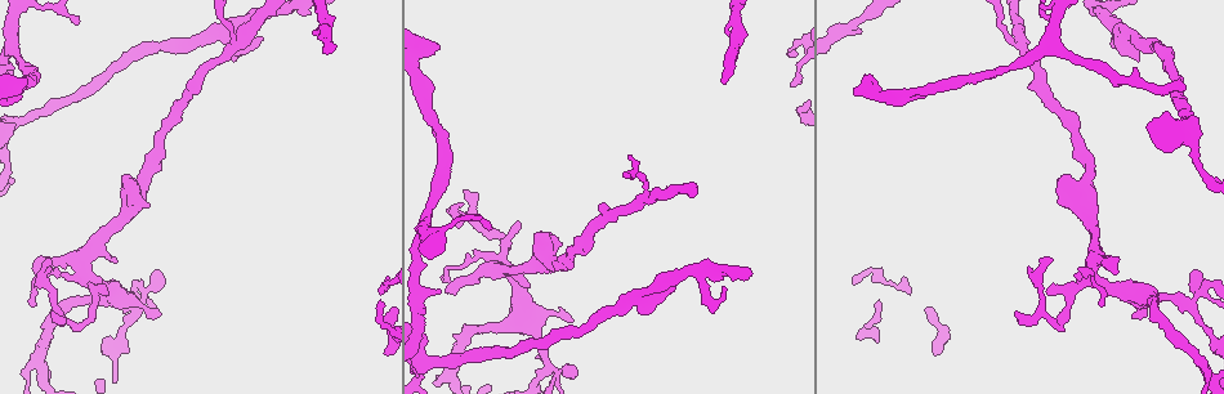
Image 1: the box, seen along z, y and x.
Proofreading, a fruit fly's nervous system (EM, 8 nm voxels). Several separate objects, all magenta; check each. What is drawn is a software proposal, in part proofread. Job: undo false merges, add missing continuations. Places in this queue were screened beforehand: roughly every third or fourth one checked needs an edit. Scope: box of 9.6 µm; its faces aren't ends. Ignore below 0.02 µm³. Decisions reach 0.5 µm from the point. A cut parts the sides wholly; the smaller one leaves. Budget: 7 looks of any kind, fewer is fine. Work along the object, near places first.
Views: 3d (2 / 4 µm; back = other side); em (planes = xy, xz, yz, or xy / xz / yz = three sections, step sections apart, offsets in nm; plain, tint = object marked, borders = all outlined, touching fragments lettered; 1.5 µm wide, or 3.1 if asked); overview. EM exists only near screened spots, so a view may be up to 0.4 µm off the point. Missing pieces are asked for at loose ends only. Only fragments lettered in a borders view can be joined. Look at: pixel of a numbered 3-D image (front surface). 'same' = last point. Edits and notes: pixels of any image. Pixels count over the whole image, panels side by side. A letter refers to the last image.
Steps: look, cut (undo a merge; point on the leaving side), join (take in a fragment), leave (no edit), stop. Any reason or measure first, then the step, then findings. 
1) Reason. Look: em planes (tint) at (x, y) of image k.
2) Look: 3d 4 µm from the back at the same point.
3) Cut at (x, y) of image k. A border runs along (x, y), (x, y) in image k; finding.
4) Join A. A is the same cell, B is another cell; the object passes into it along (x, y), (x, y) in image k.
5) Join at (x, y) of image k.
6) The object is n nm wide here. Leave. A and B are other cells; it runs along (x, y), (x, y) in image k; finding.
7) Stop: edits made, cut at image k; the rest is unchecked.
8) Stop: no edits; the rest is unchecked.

Branch stops here. Look: em planes (borders) at (525, 285) of image 1.

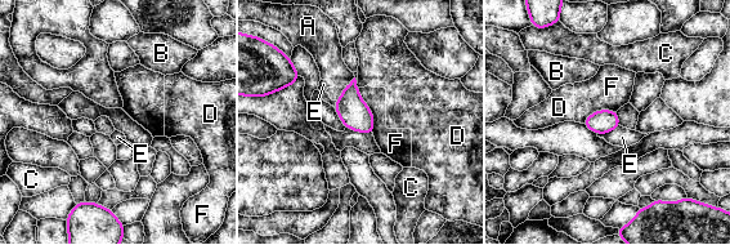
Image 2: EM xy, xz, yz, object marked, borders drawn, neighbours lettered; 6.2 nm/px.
The longest contact is with F, 300 nm. Leave. A, B, C, D, E and F are other cells; none of them fits.

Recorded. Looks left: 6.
Thick turns thin. Look: em planes (plain) at (424, 361) of image 1.

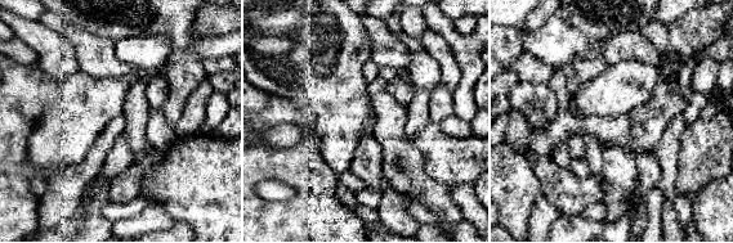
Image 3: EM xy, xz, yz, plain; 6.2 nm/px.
Look: em planes (borders) at the same point.

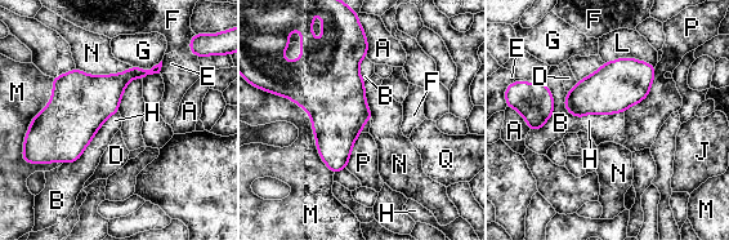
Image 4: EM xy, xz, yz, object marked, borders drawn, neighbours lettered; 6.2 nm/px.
Leave. A, B, D, E, F, G, H, J, L, M, N, P and Q are other cells; a border runs along (132, 66), (101, 75), (76, 67) in image 4; continuous, no second neuron.

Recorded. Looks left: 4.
Free end. Look: em planes (borders) at (438, 46) of image 1.

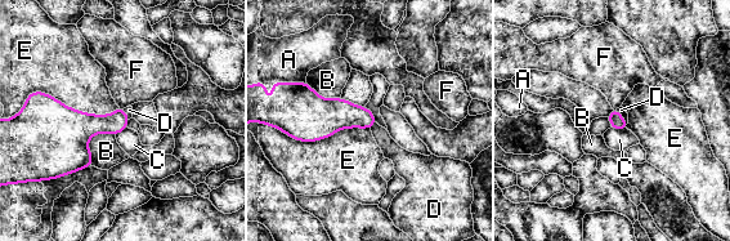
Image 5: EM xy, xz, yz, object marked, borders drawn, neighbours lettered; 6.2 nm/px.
Leave. A, B, C, D, E and F are other cells; none of them fits.

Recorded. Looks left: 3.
Stop: no edits; the rest is unchecked.

